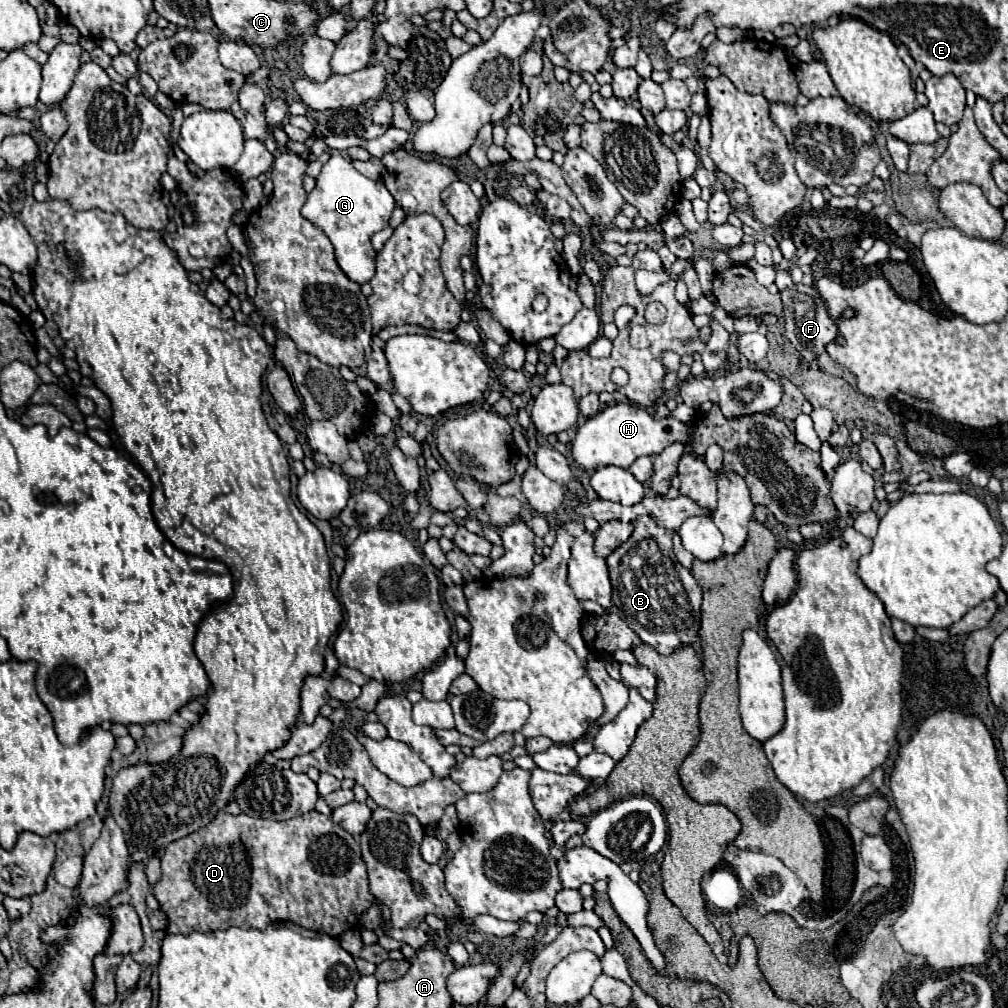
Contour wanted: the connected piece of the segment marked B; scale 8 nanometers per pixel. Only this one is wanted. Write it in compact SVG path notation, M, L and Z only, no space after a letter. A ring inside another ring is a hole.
M641 516L637 518L629 540L607 556L613 604L619 608L619 616L645 644L665 656L695 640L695 626L699 628L699 604L703 599L702 589L693 574L677 562L671 536L673 532L661 528L653 516Z

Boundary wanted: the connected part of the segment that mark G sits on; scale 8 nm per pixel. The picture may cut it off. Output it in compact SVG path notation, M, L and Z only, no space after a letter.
M339 152L331 154L315 182L317 184L309 194L301 214L329 236L335 248L337 264L347 274L347 278L357 284L369 282L375 274L375 250L371 246L371 236L389 224L389 216L395 208L393 196L383 182L359 174L353 168L353 162Z

